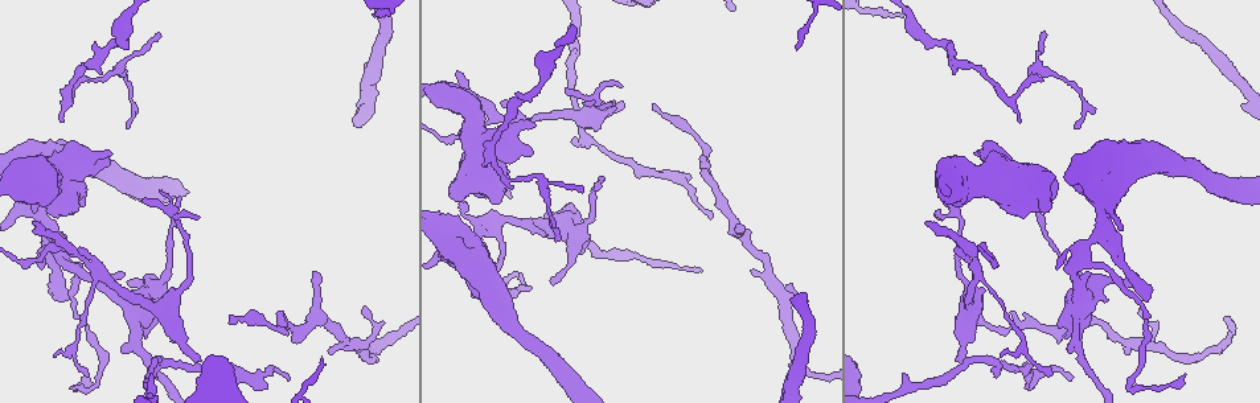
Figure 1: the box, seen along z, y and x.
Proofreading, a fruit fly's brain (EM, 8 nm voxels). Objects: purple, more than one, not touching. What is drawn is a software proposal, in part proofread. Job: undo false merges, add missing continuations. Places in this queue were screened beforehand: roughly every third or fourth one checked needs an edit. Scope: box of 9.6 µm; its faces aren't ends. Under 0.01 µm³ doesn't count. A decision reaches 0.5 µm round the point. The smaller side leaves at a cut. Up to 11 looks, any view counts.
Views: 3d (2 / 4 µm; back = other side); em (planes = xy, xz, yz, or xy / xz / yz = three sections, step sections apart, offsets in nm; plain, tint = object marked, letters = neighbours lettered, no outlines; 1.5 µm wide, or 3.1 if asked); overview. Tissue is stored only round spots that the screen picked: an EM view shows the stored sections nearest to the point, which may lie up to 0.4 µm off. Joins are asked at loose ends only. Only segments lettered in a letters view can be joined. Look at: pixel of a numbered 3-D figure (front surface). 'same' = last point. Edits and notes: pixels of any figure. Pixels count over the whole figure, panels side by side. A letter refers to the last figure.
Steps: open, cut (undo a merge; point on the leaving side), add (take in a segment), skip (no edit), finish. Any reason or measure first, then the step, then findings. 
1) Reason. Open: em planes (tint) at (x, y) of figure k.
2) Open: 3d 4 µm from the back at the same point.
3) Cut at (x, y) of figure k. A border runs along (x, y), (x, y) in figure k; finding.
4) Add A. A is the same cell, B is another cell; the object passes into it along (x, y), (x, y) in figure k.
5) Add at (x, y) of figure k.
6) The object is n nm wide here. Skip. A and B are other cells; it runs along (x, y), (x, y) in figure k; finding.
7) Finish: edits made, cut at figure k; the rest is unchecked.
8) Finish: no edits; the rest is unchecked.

Thin end. Open: em xy step 8 (tint) at (88, 376) of figure 1.

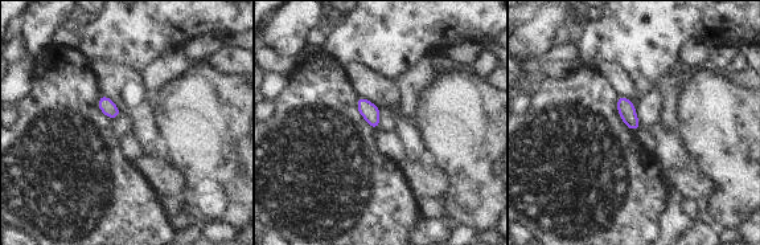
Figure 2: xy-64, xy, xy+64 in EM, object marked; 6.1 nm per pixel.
Open: em planes (letters) at the same point.

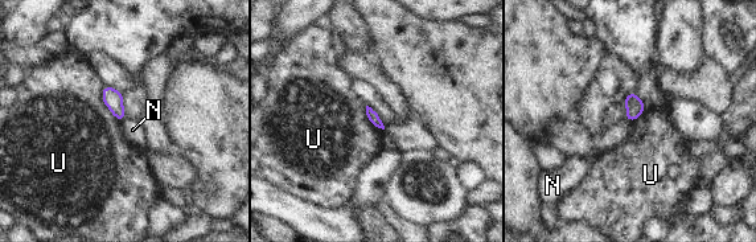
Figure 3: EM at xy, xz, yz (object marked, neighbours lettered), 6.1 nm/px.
The object is 70 nm wide here; the longest contact is with U, 240 nm. Skip. N and U are other cells; none of them fits.

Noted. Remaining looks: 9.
Three-way junction. Open: em yz step 4 (letters) at (974, 250) of figure 1.

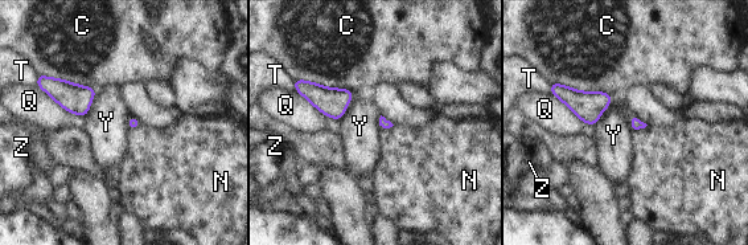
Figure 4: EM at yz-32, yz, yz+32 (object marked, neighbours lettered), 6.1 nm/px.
Another direction. Open: em planes (letters) at the same point.

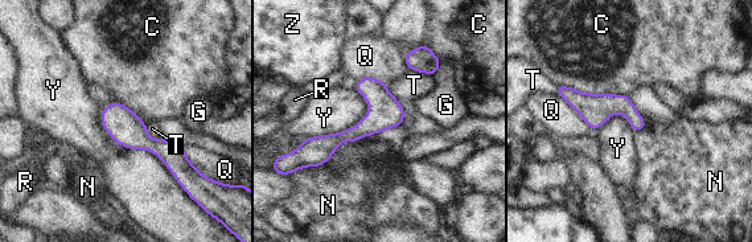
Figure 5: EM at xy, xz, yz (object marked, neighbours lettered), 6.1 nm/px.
Skip. C, G, N, Q, R, T, Y and Z are other cells; one neuron here.

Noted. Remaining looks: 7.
Abrupt turn. Open: em planes (tint) at (492, 156) of figure 1.

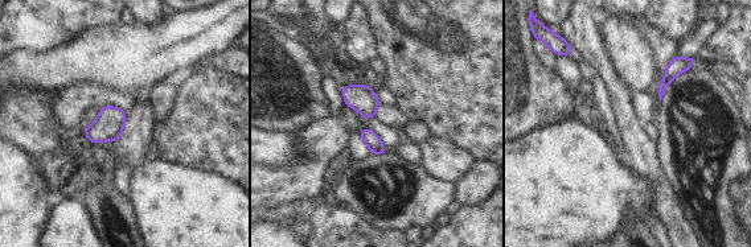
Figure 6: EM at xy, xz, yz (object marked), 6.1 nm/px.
What lies round it. Open: em planes (letters) at the same point.

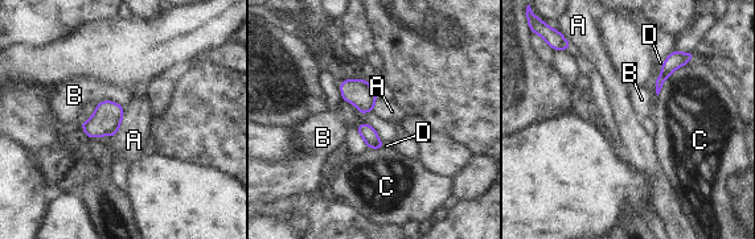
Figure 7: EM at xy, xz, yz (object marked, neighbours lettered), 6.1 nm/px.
The object is 110 nm wide here. Skip. A, B, C and D are other cells; a border runs along (124, 108), (120, 127), (114, 137) in figure 7; one neuron here.

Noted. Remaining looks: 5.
An open end. Open: em yz step 4 (letters) at (902, 16) of figure 1.

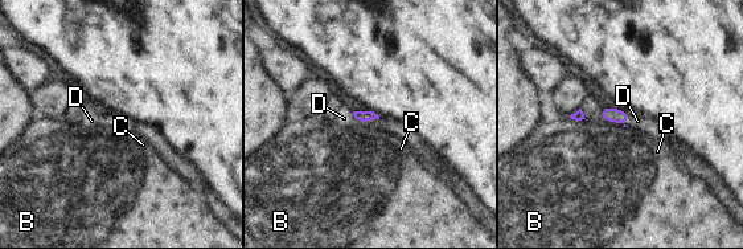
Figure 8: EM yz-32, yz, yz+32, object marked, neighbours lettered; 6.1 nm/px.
Open: em planes (letters) at the same point.

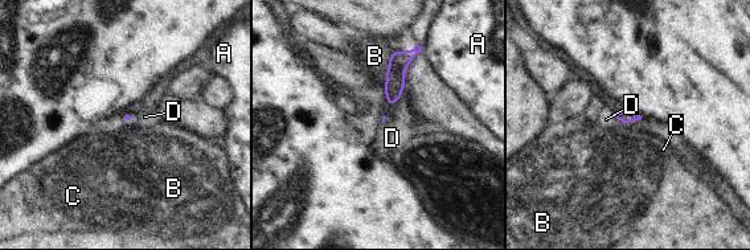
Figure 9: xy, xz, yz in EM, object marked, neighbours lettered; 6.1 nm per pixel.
Skip. A, B, C and D are other cells; a border runs along (614, 113), (621, 122), (642, 118) in figure 9; no lettered segment goes on from it.

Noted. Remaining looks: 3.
Thin end. Open: em xy step 8 (letters) at (737, 227) of figure 1.

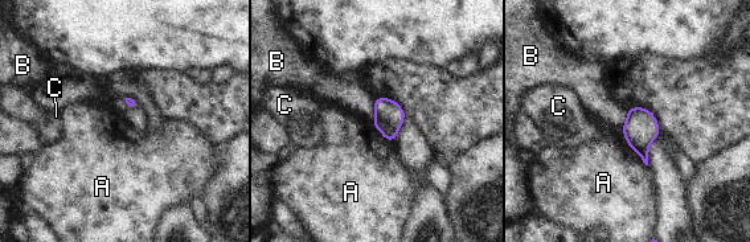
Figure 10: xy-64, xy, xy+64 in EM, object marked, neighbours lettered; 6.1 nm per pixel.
Skip. A, B and C are other cells; a border runs along (627, 110), (627, 118), (622, 127) in figure 10; no lettered segment goes on from it.

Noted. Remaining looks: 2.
Finish: no edits; the rest is unchecked.

